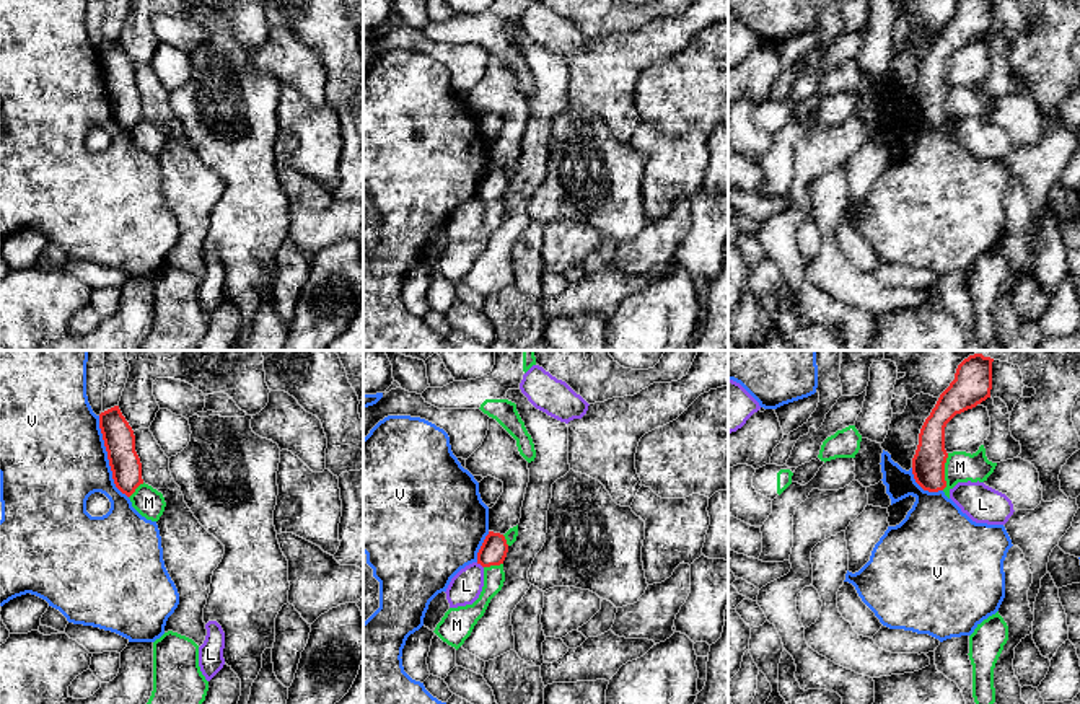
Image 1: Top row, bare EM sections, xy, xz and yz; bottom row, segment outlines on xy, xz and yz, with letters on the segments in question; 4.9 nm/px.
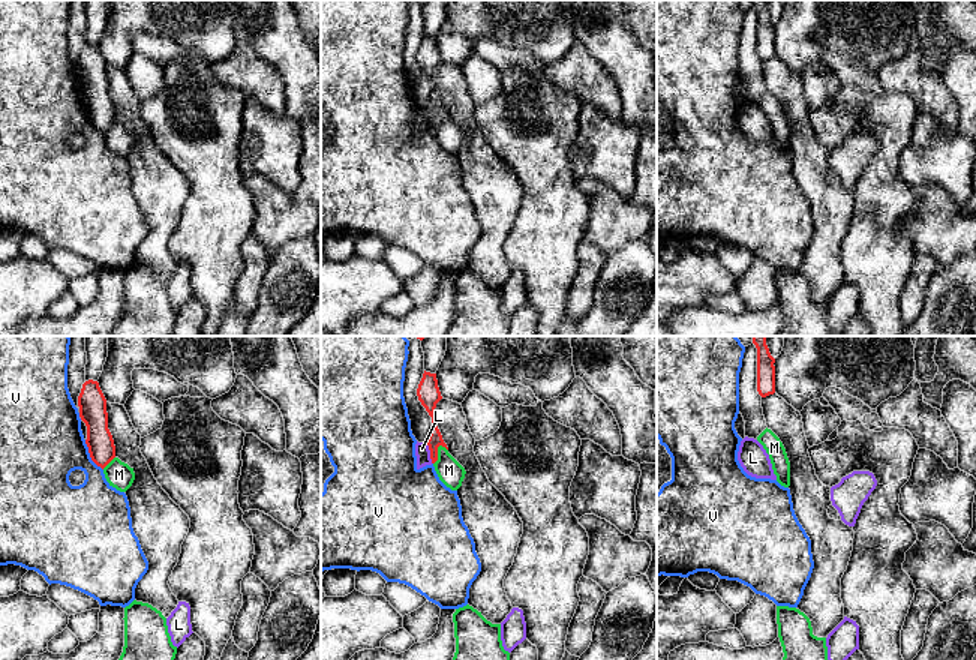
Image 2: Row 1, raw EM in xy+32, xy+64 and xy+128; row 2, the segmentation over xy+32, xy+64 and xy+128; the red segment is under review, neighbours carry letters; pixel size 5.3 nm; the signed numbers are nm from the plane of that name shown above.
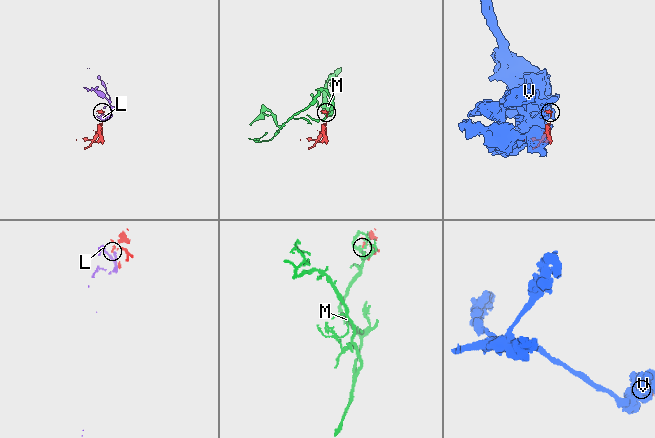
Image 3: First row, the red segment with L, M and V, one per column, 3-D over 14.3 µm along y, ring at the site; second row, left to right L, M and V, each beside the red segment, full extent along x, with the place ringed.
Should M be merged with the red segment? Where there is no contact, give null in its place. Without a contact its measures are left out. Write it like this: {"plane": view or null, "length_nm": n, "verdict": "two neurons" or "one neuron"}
{"plane": "yz", "length_nm": 190, "verdict": "two neurons"}

